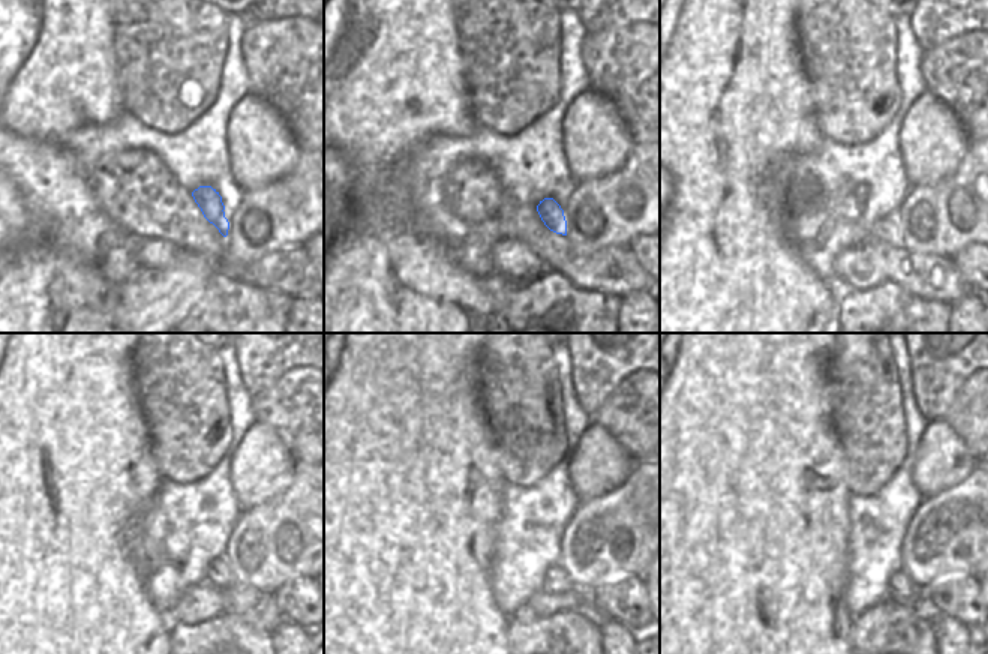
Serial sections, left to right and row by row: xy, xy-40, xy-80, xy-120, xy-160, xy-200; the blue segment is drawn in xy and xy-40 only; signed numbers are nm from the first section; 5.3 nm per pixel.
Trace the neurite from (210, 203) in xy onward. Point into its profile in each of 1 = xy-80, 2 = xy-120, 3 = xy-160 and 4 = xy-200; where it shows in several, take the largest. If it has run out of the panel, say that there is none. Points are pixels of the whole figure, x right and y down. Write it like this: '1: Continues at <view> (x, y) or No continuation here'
1: Continues at xy-80 (888, 230)
2: Continues at xy-120 (219, 575)
3: Continues at xy-160 (556, 581)
4: Continues at xy-200 (900, 588)

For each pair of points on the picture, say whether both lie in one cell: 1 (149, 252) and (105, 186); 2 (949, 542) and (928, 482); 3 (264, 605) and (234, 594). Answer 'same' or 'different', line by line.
1: different
2: different
3: same

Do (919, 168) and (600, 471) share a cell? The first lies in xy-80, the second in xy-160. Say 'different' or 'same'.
same

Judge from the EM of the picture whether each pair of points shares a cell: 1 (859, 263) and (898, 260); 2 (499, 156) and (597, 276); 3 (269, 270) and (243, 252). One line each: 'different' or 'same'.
1: different
2: different
3: different

